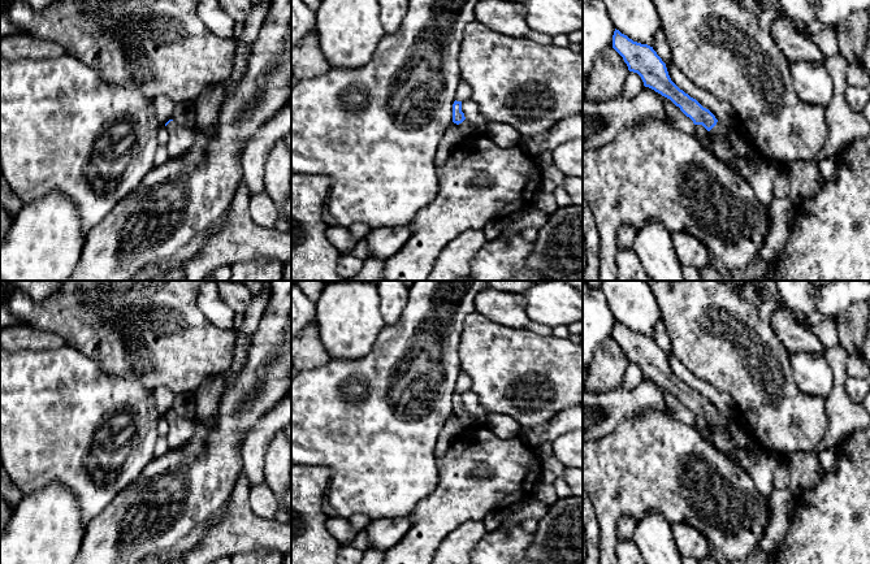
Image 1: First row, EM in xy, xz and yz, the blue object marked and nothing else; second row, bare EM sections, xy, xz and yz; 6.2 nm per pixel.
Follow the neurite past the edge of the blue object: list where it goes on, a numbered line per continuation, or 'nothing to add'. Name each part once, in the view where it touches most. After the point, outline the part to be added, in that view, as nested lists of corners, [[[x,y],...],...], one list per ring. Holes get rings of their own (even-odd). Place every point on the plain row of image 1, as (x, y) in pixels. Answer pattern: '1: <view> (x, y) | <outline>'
1: yz (718, 425) | [[[717,413],[717,416],[710,422],[707,422],[706,428],[711,433],[714,446],[724,456],[727,456],[739,469],[741,469],[737,465],[737,461],[735,457],[735,452],[740,448],[733,444],[730,435],[727,434],[728,422],[730,422],[730,420],[726,416]]]

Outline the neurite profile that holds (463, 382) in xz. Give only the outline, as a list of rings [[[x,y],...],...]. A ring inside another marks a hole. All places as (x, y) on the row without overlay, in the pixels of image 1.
[[[460,372],[456,379],[455,391],[464,392],[467,390],[471,390],[471,386],[472,386],[471,377],[464,372]]]

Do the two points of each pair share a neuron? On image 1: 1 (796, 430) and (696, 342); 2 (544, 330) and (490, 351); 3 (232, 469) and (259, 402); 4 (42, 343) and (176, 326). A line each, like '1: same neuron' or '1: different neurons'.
1: same neuron
2: different neurons
3: same neuron
4: different neurons

